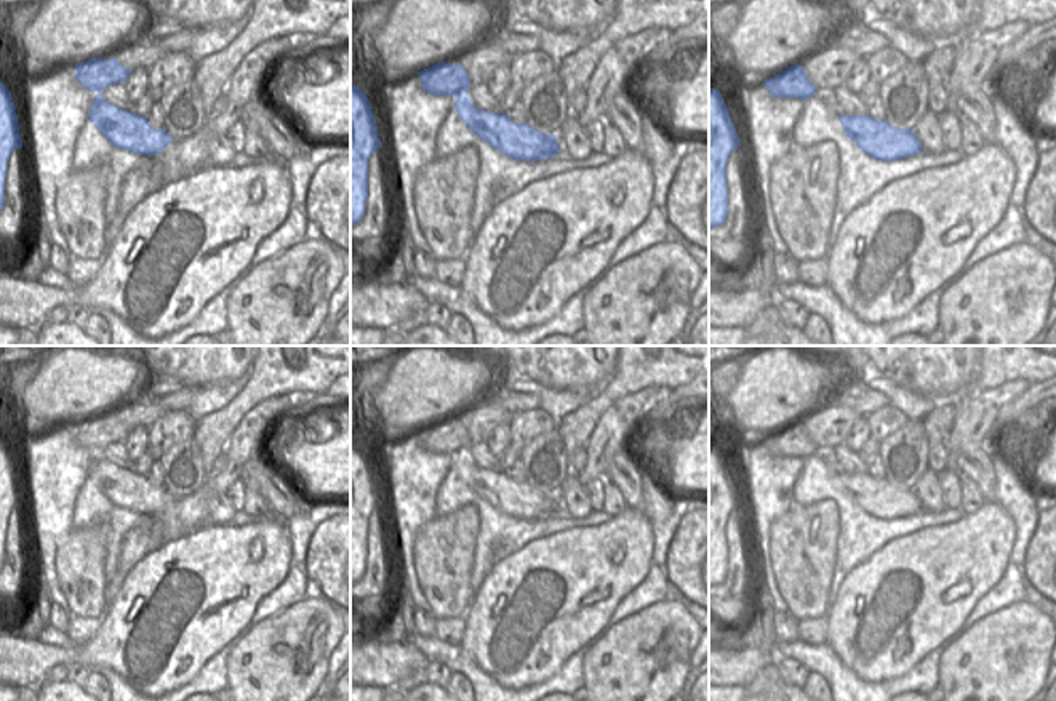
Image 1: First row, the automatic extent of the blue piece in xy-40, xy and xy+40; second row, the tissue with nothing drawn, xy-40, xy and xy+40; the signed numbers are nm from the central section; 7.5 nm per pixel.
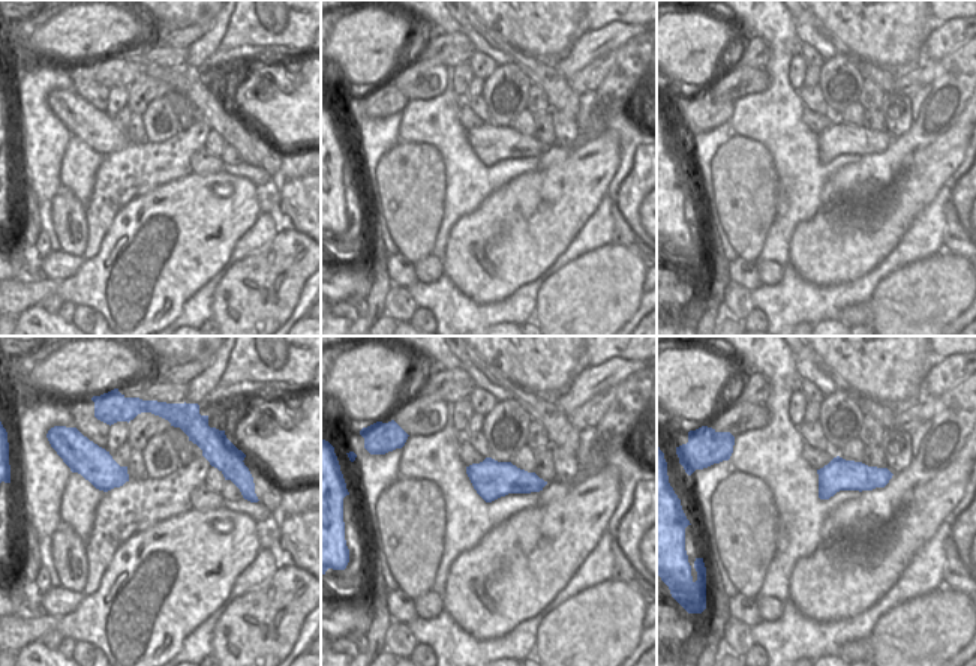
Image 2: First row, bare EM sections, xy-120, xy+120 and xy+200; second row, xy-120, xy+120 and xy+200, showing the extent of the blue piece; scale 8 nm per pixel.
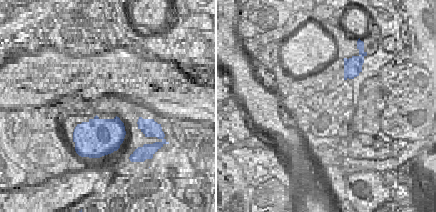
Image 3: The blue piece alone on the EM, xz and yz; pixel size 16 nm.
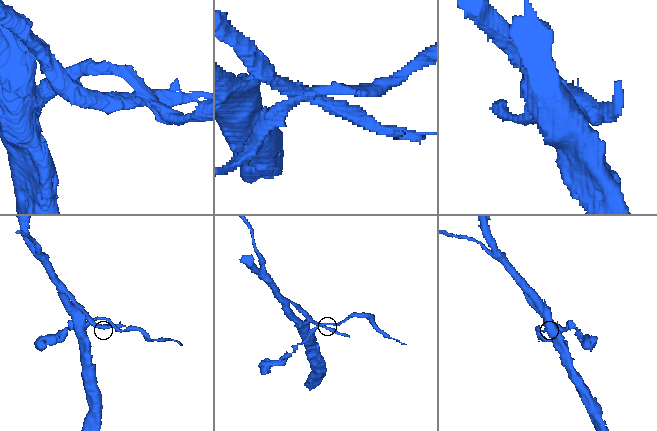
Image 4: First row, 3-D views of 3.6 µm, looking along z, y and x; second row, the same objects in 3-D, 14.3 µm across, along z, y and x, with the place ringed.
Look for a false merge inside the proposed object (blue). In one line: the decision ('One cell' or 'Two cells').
Two cells

